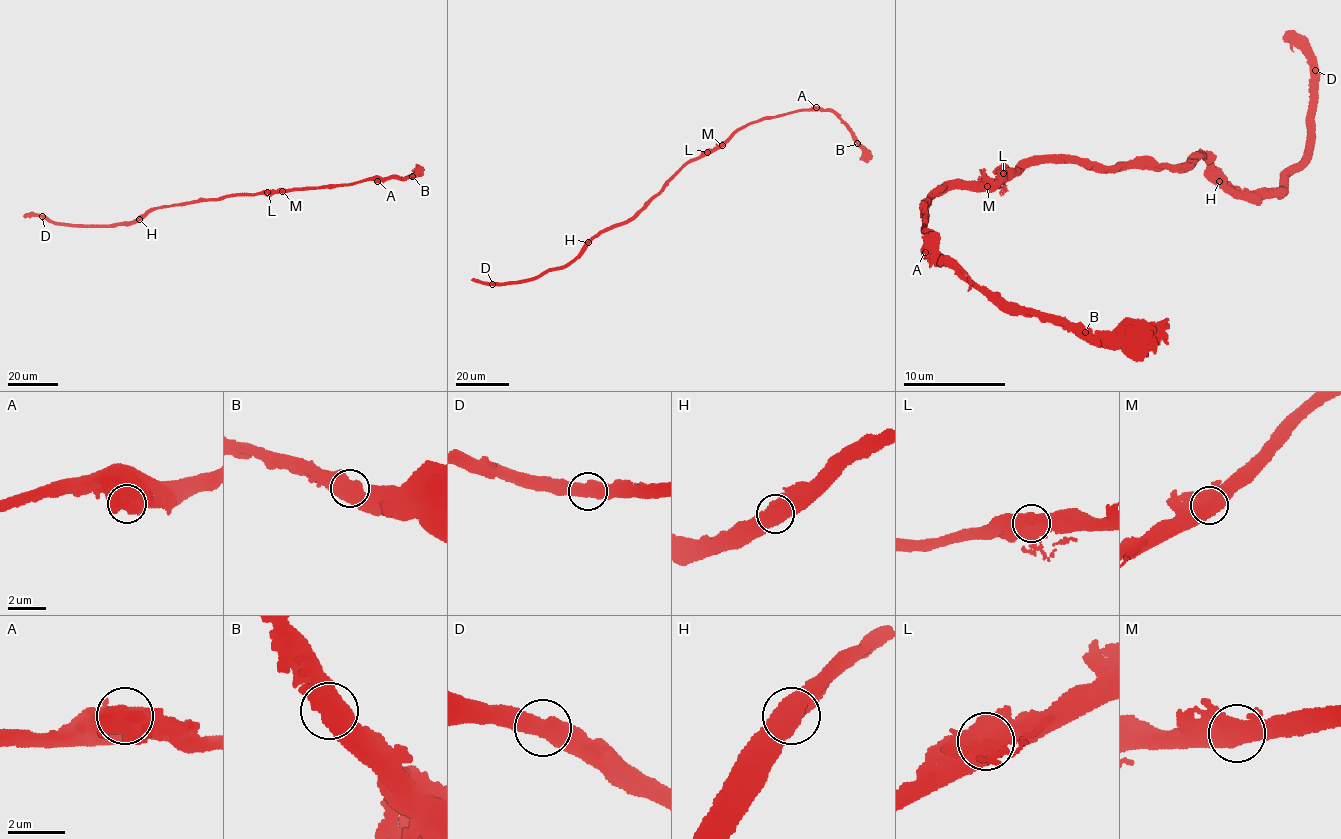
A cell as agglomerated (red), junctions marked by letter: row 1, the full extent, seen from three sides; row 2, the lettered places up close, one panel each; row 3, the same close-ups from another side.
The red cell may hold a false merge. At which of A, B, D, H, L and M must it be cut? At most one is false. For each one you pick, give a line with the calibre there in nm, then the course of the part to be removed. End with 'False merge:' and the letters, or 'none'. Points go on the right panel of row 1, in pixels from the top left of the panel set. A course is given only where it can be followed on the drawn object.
False merge: none

